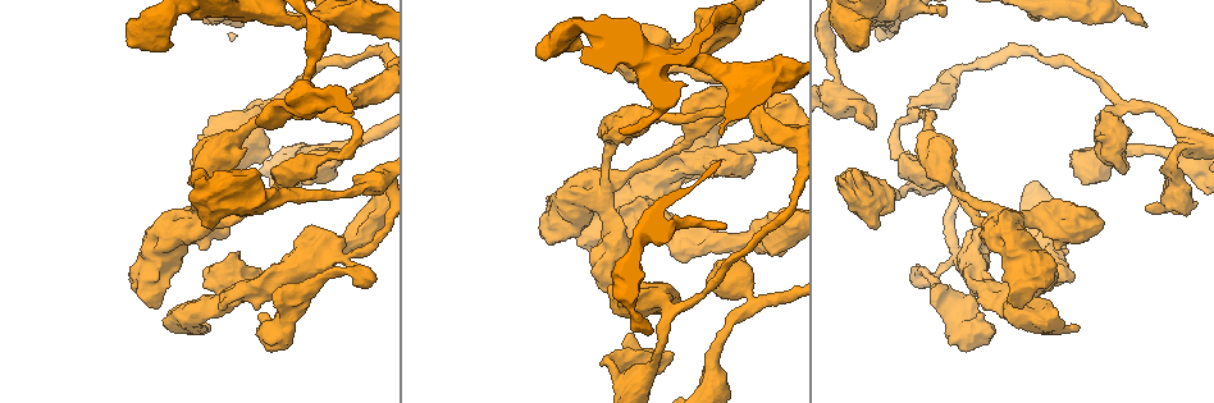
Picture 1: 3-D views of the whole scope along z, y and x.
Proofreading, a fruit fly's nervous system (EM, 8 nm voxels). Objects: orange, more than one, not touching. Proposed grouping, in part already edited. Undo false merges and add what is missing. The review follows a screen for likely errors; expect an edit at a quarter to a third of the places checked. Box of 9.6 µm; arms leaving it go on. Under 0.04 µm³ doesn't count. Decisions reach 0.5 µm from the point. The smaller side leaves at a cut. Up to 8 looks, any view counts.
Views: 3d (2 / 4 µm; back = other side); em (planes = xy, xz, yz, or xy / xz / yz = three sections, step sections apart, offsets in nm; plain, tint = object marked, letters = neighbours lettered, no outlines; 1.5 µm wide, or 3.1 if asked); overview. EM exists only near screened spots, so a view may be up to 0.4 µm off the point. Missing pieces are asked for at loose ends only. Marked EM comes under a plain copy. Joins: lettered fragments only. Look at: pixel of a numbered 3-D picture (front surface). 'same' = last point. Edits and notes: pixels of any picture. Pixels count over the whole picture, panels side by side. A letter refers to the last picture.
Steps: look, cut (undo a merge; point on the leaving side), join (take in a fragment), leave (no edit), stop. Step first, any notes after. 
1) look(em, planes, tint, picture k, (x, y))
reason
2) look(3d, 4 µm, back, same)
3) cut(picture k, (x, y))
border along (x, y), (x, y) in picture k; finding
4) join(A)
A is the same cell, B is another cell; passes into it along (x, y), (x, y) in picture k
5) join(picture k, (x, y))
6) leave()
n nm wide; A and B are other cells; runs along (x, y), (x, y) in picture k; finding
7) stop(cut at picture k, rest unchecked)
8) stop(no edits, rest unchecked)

look(3d, 4 µm, picture 1, (842, 182))
branch stops here

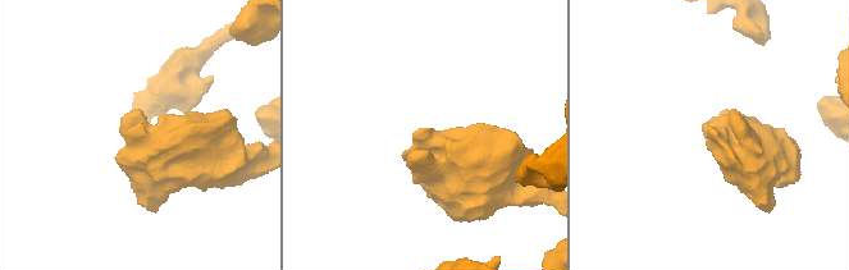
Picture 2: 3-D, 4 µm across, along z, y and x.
look(em, yz, step 4, tint, picture 2, (711, 132))
shape alone is not enough

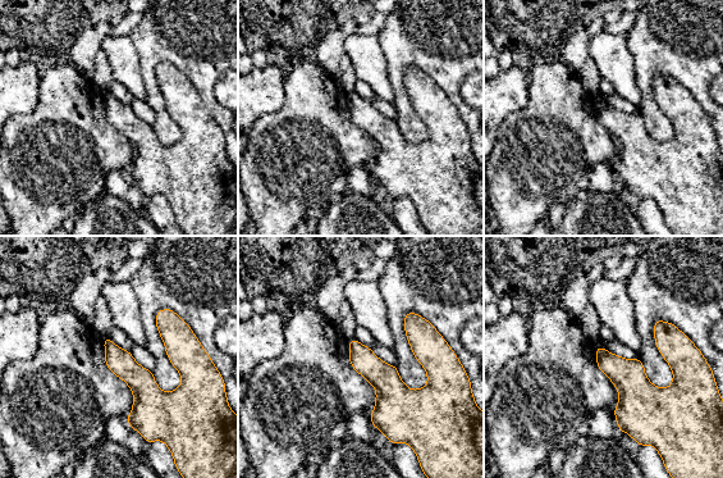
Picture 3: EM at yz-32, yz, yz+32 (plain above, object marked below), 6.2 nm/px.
look(em, yz, step 4, letters, same)

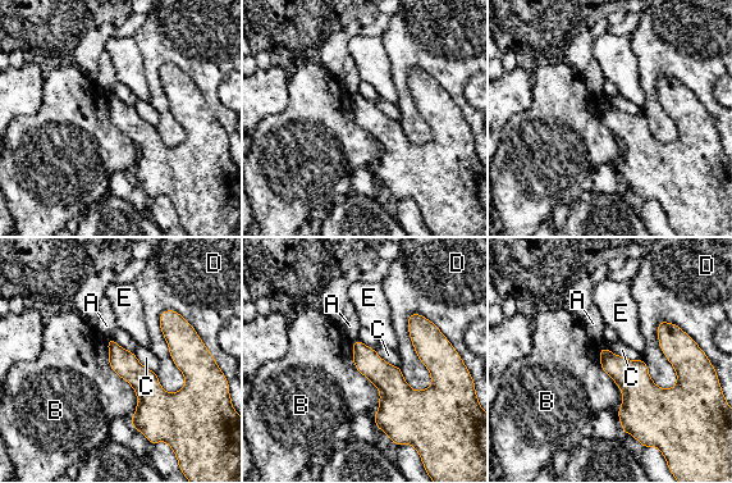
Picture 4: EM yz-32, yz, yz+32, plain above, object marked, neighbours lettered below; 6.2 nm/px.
leave()
D touches over 550 nm; A, B, C, D and E are other cells; border along (106, 341), (131, 419) in picture 4; none of them fits

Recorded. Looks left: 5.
look(em, planes, letters, picture 1, (744, 173))
an open end

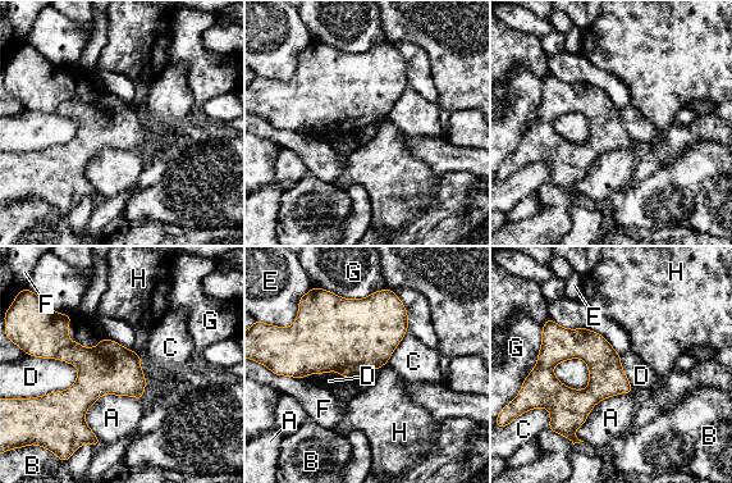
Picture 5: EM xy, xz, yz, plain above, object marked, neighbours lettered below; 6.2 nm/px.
leave()
190 nm wide; A, B, C, D, E, F, G and H are other cells; border along (78, 369), (69, 387), (36, 397) in picture 5; none of them fits

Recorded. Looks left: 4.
look(em, planes, letters, picture 1, (1042, 274))
thick turns thin

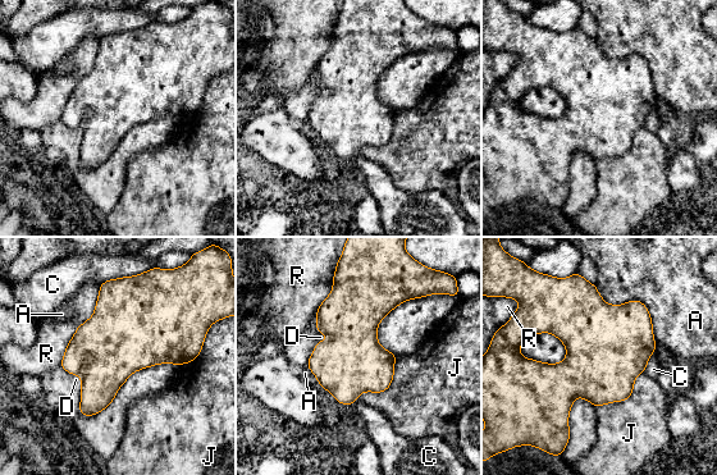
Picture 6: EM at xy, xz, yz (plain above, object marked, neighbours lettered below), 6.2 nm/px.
leave()
R touches over 550 nm; A, C, D, J and R are other cells; border along (397, 356), (392, 383), (354, 403) in picture 6; continuous, no second cell

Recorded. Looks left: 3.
look(3d, 2 µm, picture 1, (653, 329))
an open end

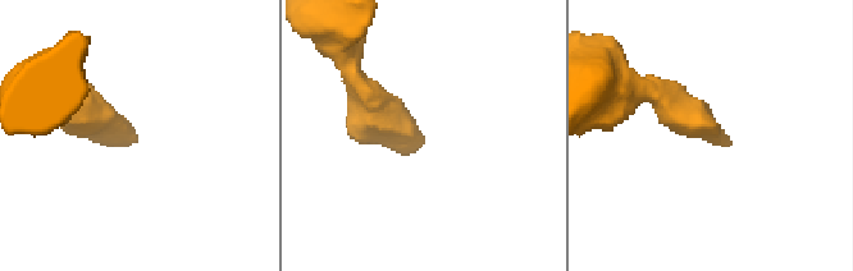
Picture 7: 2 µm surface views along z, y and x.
look(em, planes, letters, picture 7, (709, 137))

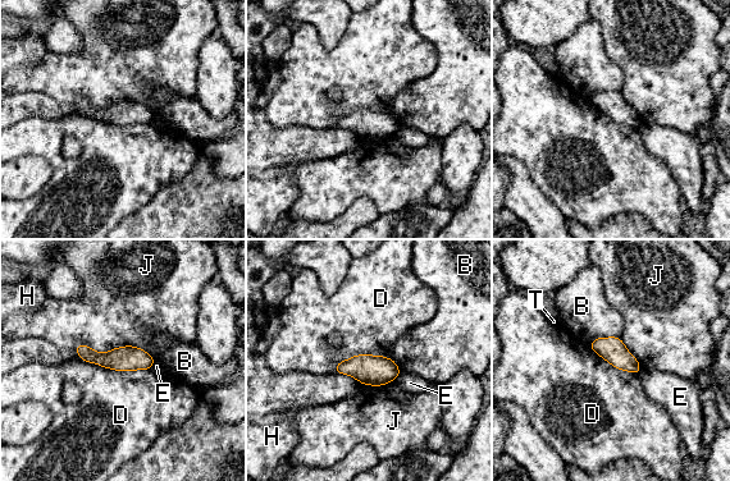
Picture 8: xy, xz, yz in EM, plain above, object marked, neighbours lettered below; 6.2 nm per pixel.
leave()
B, D, E, H, J and T are other cells; border along (391, 357), (354, 354), (334, 372) in picture 8; none of them fits

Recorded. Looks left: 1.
stop(no edits, rest unchecked)

